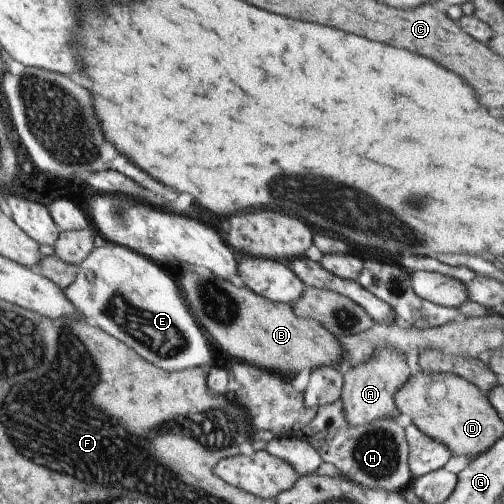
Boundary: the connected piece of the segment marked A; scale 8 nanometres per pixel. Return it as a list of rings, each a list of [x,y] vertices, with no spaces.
[[[386,347],[378,349],[376,354],[365,363],[357,365],[343,364],[339,368],[342,374],[340,402],[344,412],[344,420],[348,426],[360,421],[371,423],[384,417],[397,417],[398,411],[394,404],[395,394],[410,376],[405,355]]]

